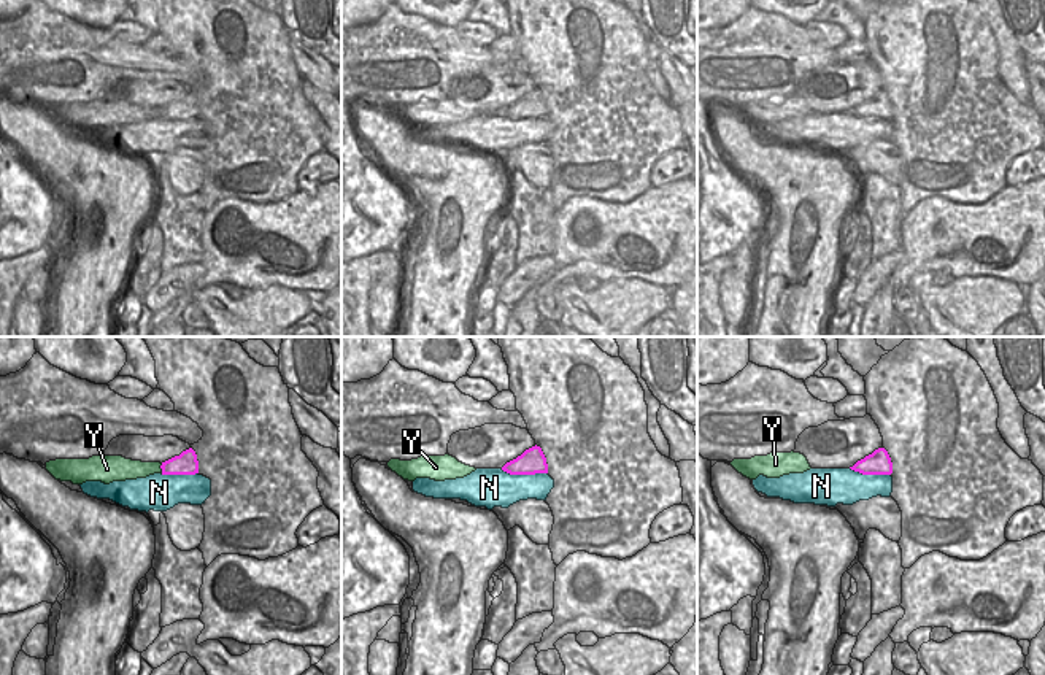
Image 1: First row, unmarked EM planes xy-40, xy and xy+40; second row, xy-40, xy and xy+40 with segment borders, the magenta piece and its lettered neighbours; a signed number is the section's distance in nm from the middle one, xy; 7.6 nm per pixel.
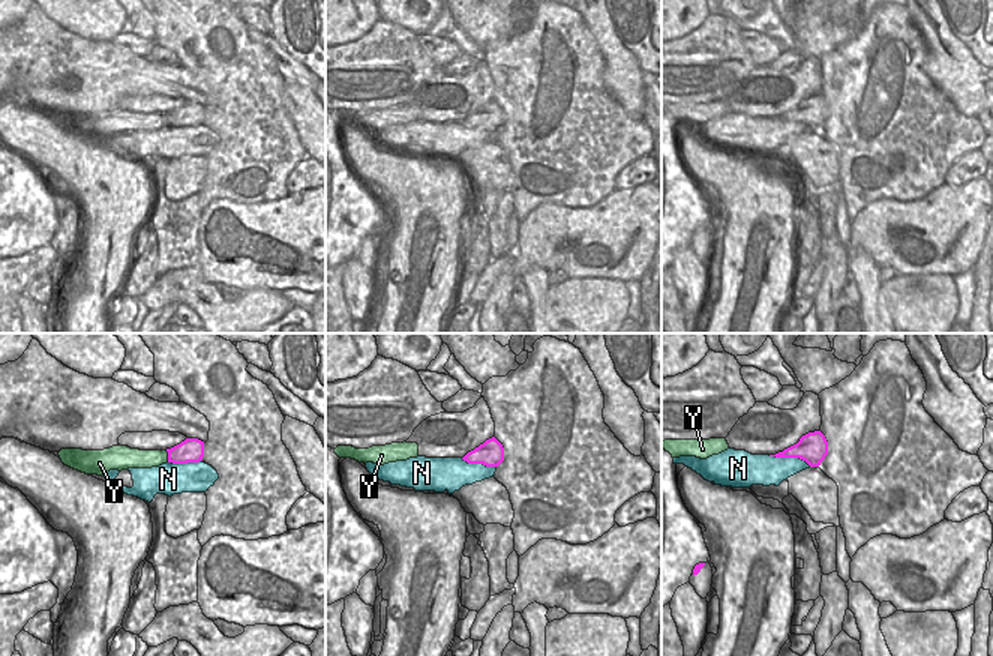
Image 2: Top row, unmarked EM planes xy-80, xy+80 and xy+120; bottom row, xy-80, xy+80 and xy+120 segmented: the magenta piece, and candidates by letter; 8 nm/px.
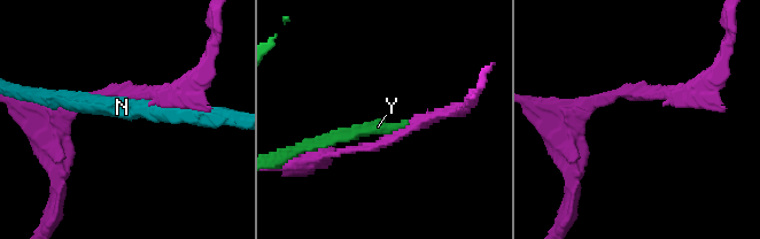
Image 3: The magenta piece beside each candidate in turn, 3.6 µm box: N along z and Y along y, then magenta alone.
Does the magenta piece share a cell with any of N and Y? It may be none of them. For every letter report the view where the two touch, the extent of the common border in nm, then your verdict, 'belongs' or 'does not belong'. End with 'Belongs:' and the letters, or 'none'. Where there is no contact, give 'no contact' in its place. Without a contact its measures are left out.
N: meets magenta in xy; contact 360 nm long; does not belong
Y: meets magenta in xy-40; contact 70 nm long; does not belong
Belongs: none

